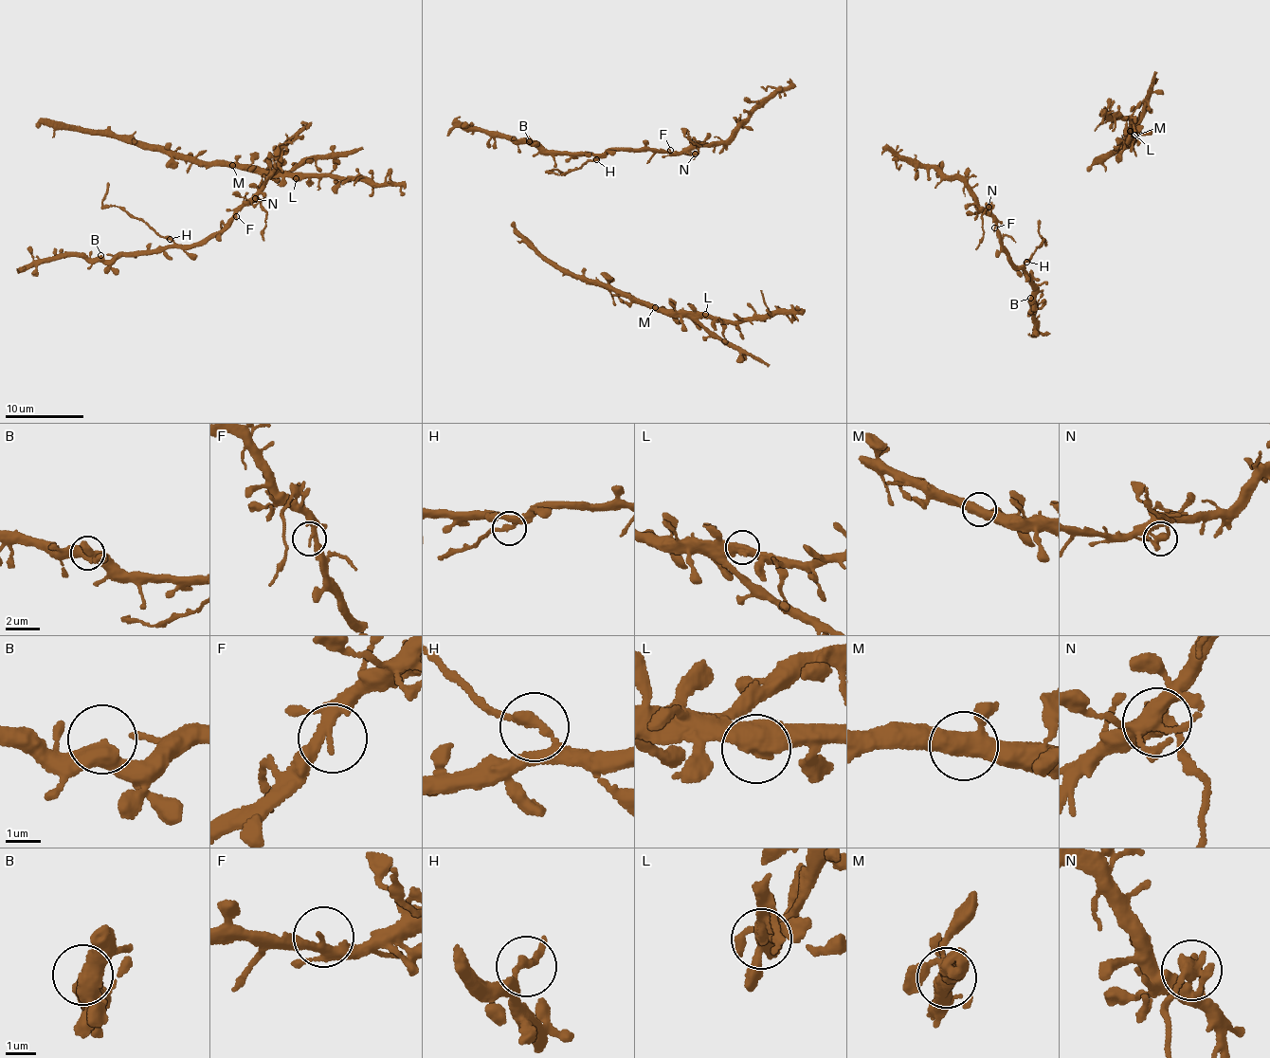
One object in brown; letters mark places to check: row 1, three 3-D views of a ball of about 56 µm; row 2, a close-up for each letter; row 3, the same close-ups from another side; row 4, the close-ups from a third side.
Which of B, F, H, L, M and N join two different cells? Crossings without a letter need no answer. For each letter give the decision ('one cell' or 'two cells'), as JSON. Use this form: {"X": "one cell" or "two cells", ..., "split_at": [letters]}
{"B": "one cell", "F": "one cell", "H": "two cells", "L": "one cell", "M": "one cell", "N": "two cells", "split_at": ["H", "N"]}

